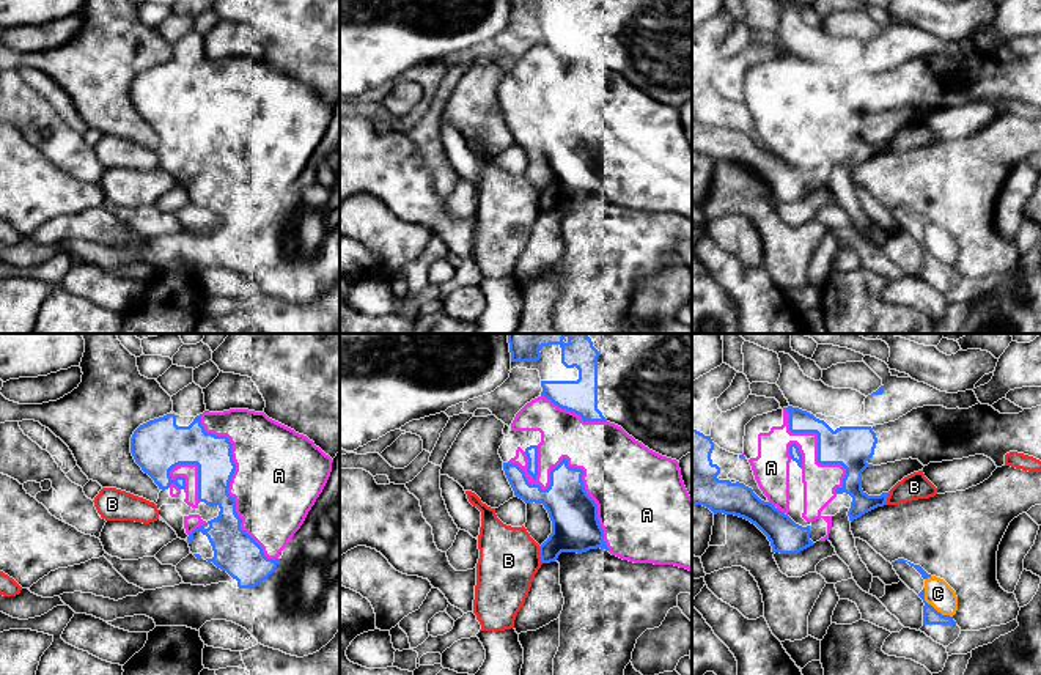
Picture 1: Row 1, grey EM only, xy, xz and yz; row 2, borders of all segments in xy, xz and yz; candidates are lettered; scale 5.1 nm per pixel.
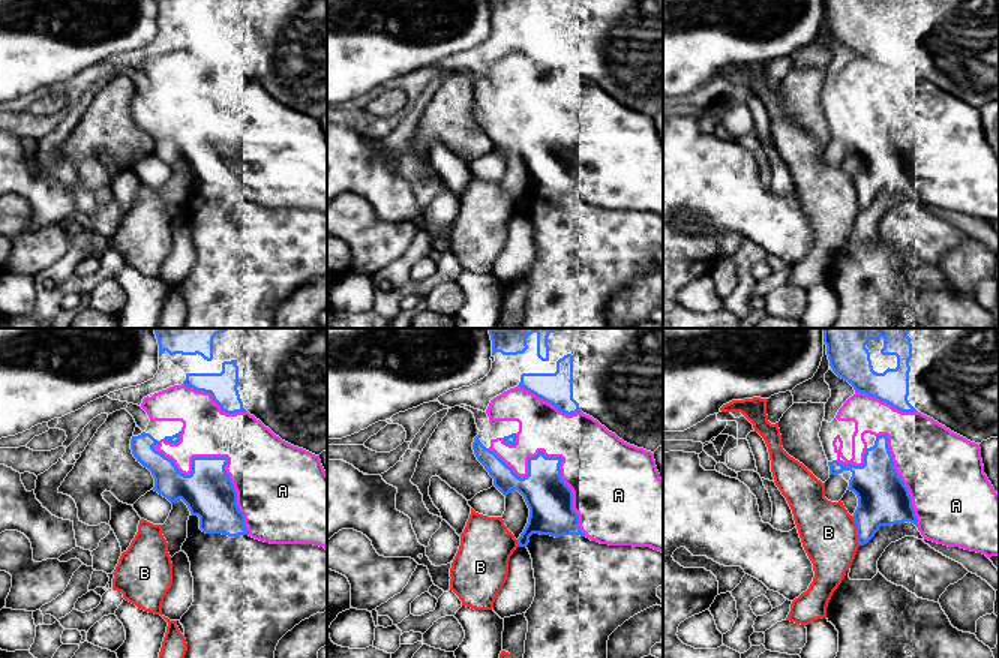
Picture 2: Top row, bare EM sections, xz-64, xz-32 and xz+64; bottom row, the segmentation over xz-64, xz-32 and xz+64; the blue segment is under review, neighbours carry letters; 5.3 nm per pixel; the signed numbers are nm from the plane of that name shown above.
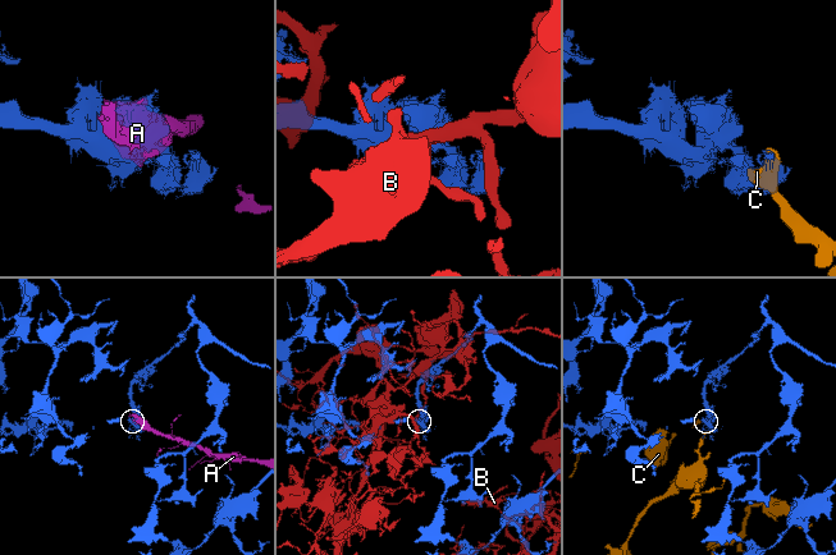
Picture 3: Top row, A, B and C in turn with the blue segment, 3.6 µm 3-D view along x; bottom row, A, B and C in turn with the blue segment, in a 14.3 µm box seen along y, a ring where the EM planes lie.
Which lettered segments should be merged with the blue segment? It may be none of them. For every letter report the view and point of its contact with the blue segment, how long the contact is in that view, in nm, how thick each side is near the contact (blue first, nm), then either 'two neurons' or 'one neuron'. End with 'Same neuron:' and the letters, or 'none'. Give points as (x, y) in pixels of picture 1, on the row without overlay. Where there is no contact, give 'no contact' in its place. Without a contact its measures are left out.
A: xz (574, 115) | 700 nm | 240/380 nm | two neurons
B: xz (540, 202) | 90 nm | 240/300 nm | two neurons
C: yz (931, 254) | 220 nm | 80/140 nm | two neurons
Same neuron: none

